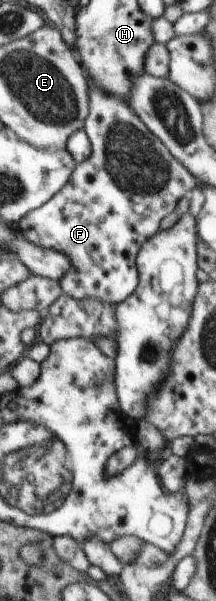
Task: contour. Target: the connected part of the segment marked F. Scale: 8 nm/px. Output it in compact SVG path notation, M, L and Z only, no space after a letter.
M85 68L85 78L89 86L89 116L85 120L85 132L91 140L93 154L77 164L68 185L64 187L42 208L33 210L23 218L16 229L21 231L23 239L37 246L61 252L71 260L71 268L61 278L64 295L76 300L97 298L101 302L117 305L124 302L134 291L138 282L135 258L141 246L157 232L159 222L174 212L177 200L191 190L193 176L187 167L168 151L168 148L152 134L130 109L126 100L115 98L97 86Z

